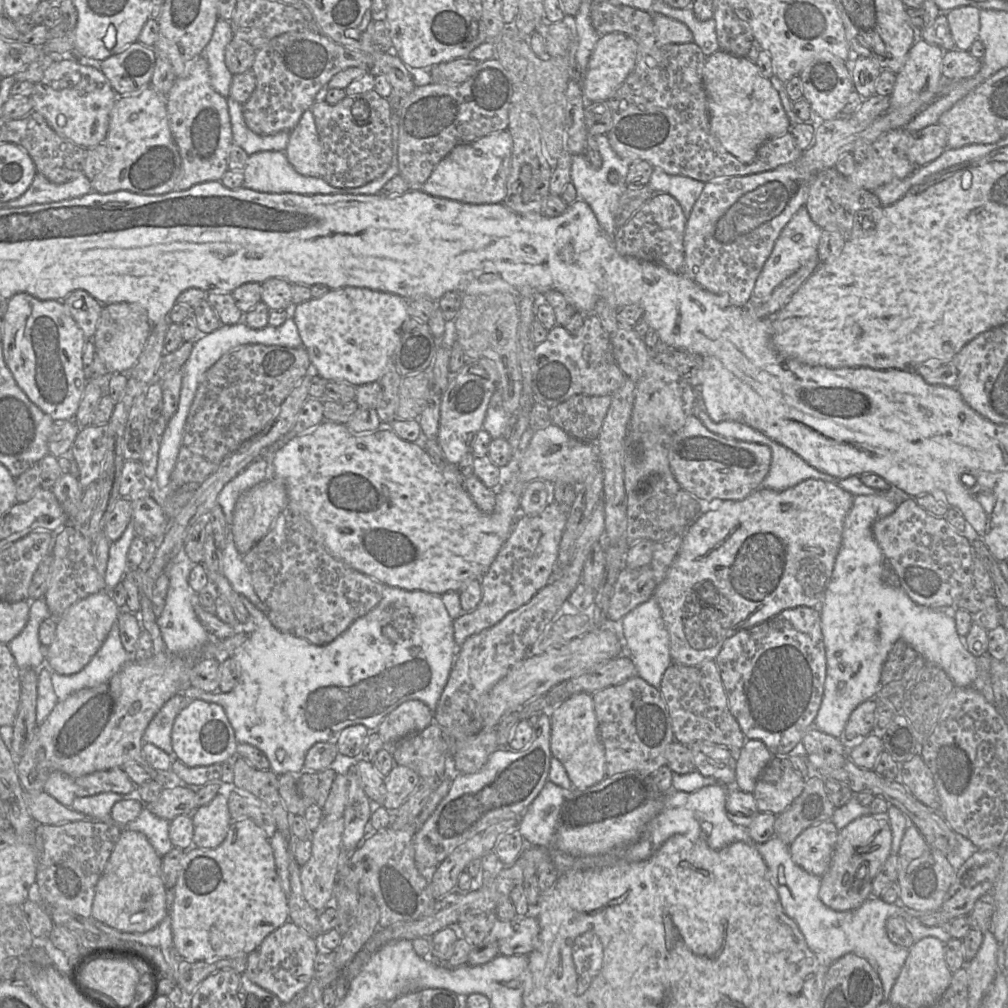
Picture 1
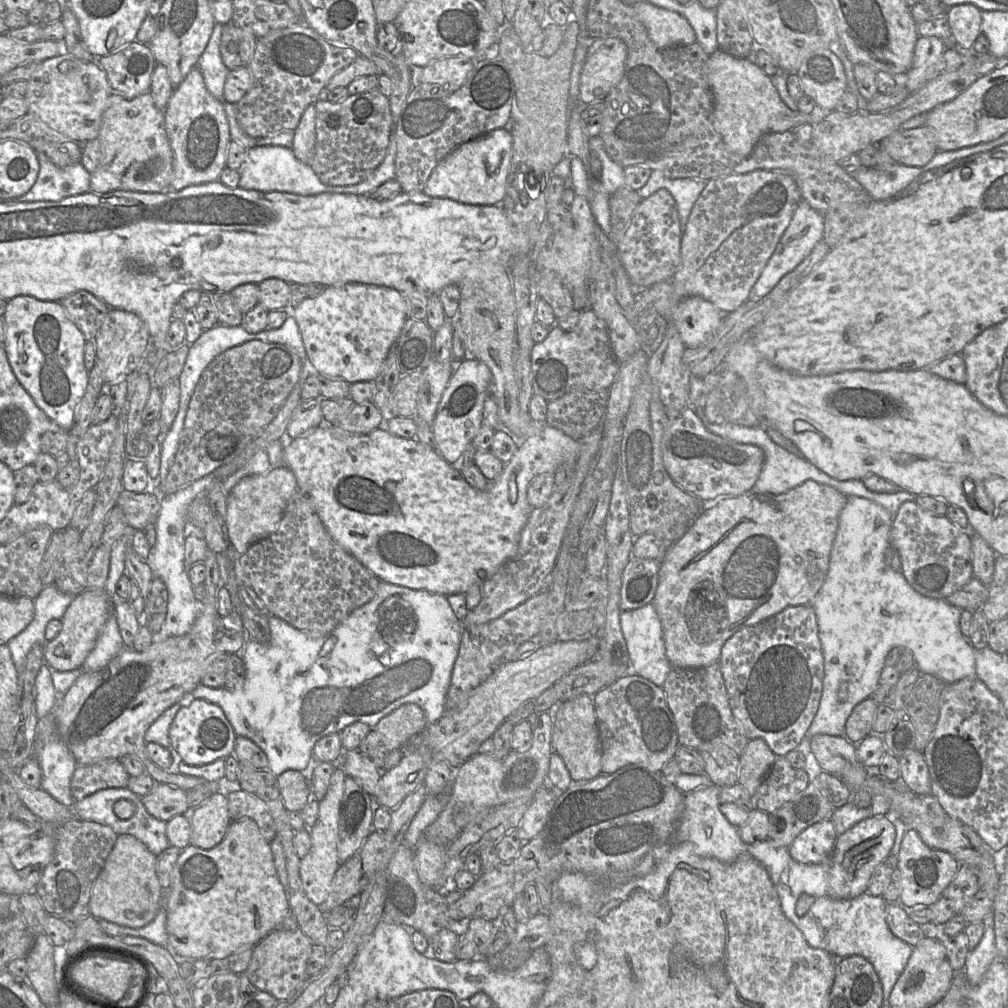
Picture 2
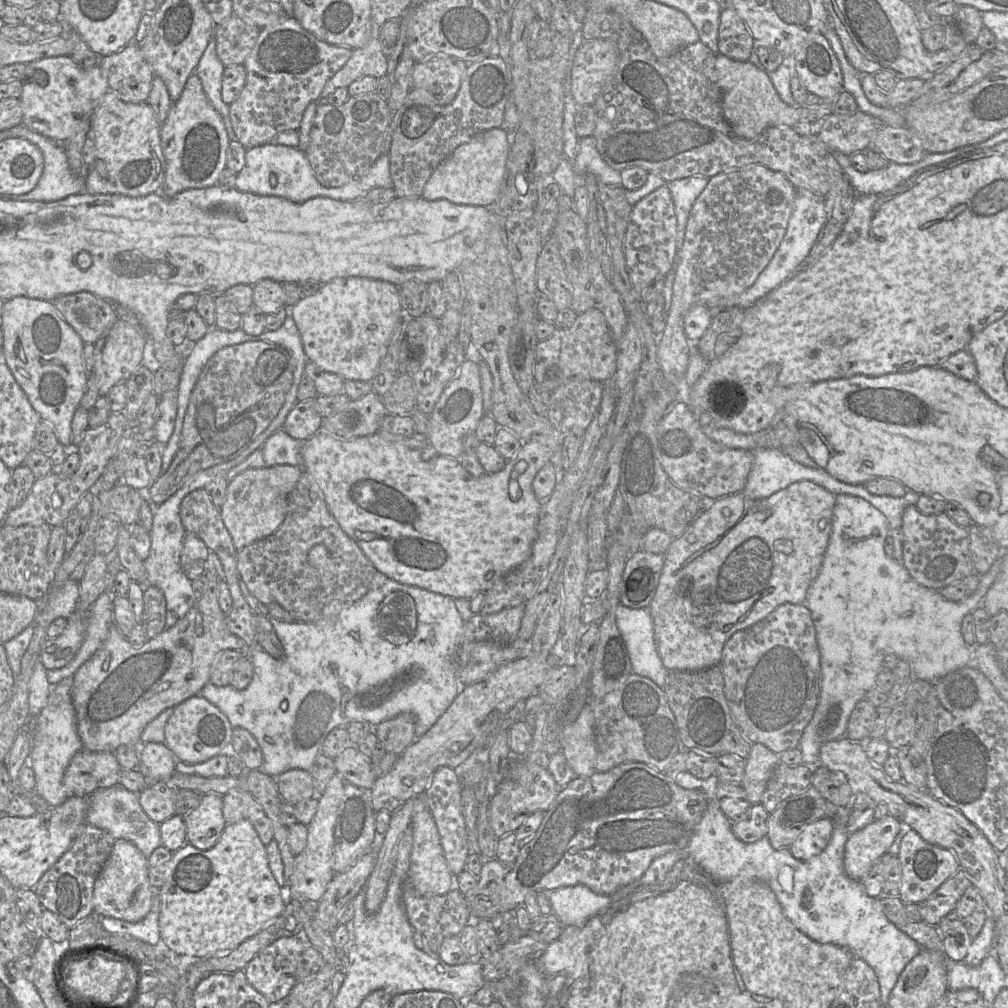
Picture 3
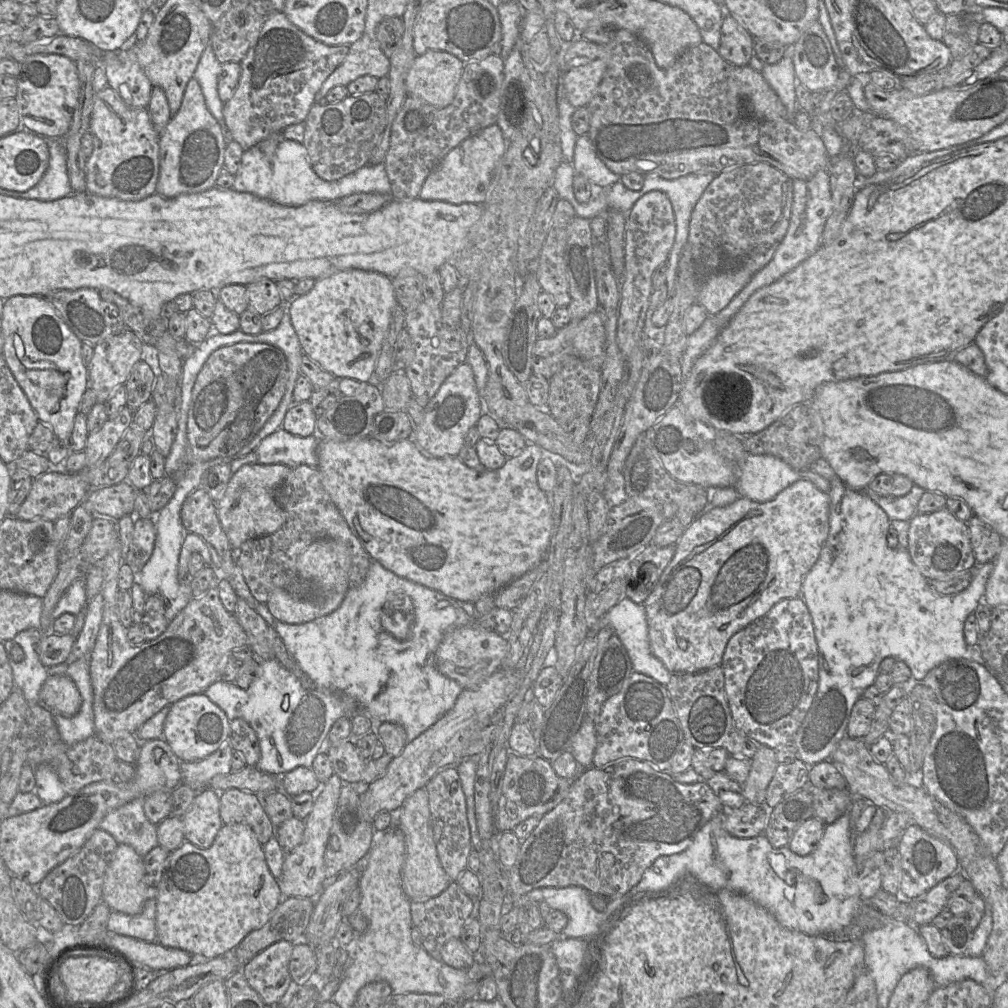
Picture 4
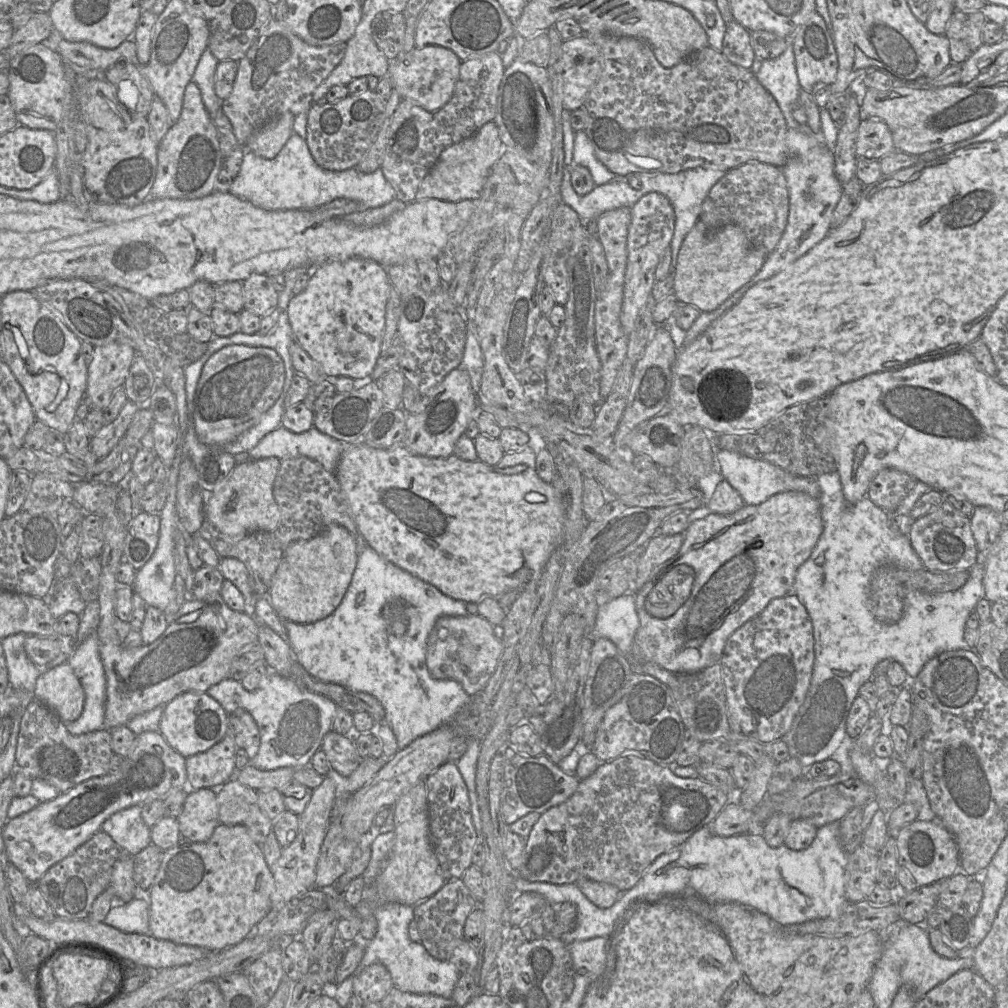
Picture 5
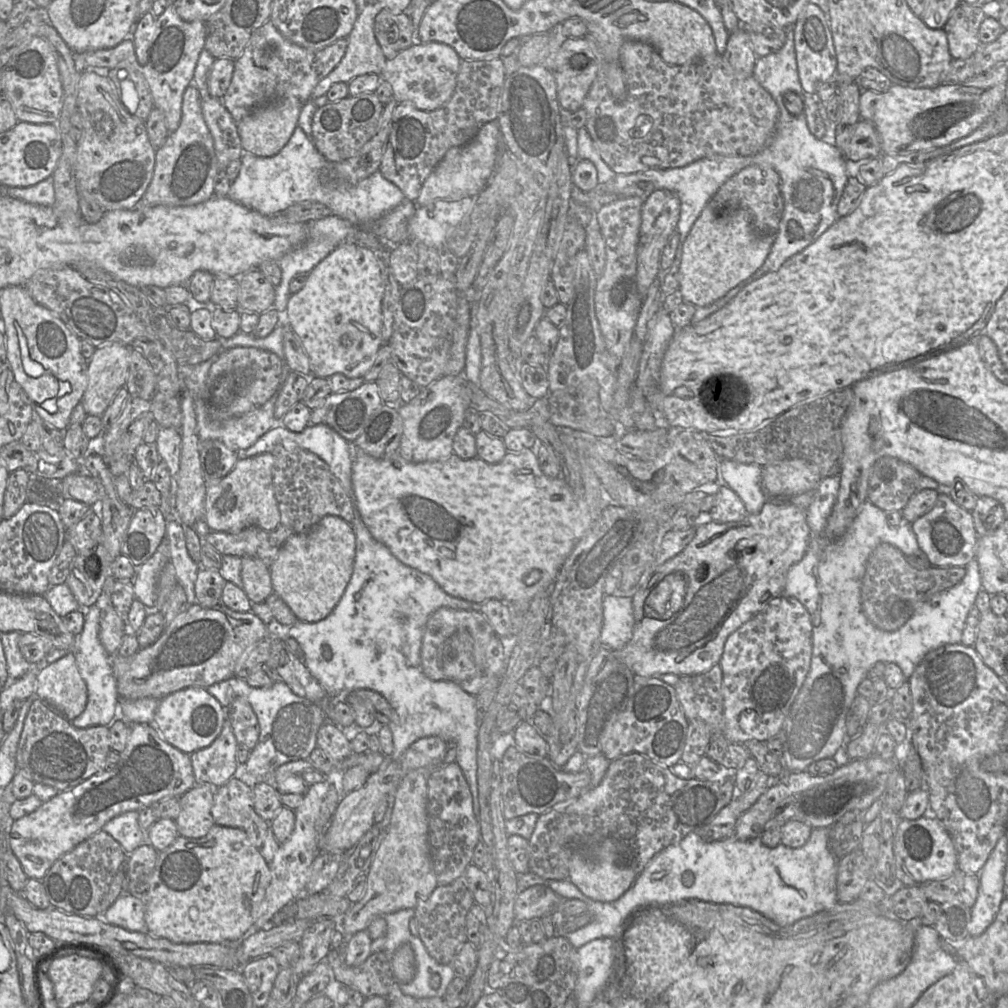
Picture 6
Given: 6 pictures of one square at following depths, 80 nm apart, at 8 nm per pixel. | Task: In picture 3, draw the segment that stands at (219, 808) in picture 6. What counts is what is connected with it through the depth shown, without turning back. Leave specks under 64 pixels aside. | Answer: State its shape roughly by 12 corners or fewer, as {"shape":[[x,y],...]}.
{"shape":[[247,791],[222,796],[226,824],[248,820],[267,846],[273,825]]}

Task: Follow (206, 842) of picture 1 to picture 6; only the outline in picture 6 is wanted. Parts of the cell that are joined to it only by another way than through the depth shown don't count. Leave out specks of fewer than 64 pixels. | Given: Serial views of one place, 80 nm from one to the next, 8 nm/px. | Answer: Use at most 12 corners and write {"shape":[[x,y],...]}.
{"shape":[[195,785],[179,797],[180,836],[202,838],[215,824],[214,791]]}

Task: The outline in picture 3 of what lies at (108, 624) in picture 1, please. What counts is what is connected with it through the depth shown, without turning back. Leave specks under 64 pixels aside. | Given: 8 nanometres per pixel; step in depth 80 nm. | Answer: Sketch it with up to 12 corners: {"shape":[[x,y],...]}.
{"shape":[[75,610],[63,633],[47,638],[40,661],[46,670],[67,665],[82,645],[85,617]]}

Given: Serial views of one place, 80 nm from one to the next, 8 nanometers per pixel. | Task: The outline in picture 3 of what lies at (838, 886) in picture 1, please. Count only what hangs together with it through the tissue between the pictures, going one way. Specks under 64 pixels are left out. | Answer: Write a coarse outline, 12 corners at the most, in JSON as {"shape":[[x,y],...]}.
{"shape":[[887,814],[851,833],[844,870],[860,881],[888,852],[900,821]]}

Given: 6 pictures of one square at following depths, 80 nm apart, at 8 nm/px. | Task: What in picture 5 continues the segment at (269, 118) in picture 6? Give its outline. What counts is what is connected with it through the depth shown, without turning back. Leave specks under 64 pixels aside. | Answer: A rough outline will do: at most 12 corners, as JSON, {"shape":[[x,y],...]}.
{"shape":[[285,112],[256,130],[245,149],[275,158],[293,134]]}

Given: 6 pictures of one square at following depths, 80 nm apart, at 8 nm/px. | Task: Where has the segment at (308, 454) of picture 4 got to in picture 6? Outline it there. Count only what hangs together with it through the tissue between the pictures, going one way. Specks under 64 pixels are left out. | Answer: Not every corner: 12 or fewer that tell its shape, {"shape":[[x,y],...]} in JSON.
{"shape":[[325,424],[273,427],[239,459],[304,449],[322,459],[353,498],[353,445]]}

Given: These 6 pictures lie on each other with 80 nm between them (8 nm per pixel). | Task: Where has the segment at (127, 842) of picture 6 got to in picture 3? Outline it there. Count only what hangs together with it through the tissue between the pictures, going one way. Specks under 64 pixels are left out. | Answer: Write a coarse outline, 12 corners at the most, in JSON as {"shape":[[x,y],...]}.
{"shape":[[122,785],[88,797],[86,823],[133,843],[148,858],[158,823]]}

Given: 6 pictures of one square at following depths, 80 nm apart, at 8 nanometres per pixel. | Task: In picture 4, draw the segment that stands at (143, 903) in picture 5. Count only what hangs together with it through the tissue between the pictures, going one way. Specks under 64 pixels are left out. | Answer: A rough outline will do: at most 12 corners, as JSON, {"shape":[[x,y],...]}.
{"shape":[[156,898],[140,914],[111,911],[107,931],[156,942]]}

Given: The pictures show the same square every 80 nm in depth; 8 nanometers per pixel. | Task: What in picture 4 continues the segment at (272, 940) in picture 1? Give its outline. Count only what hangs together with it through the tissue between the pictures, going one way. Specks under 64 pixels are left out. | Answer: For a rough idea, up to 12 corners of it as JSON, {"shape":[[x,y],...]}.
{"shape":[[278,941],[243,965],[266,1007],[294,989],[294,943]]}

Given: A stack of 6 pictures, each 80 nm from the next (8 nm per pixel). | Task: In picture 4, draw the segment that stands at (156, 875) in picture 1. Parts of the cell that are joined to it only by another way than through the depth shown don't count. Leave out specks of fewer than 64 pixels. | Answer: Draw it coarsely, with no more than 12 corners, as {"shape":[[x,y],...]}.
{"shape":[[118,844],[104,876],[111,911],[140,914],[150,897],[143,857]]}

